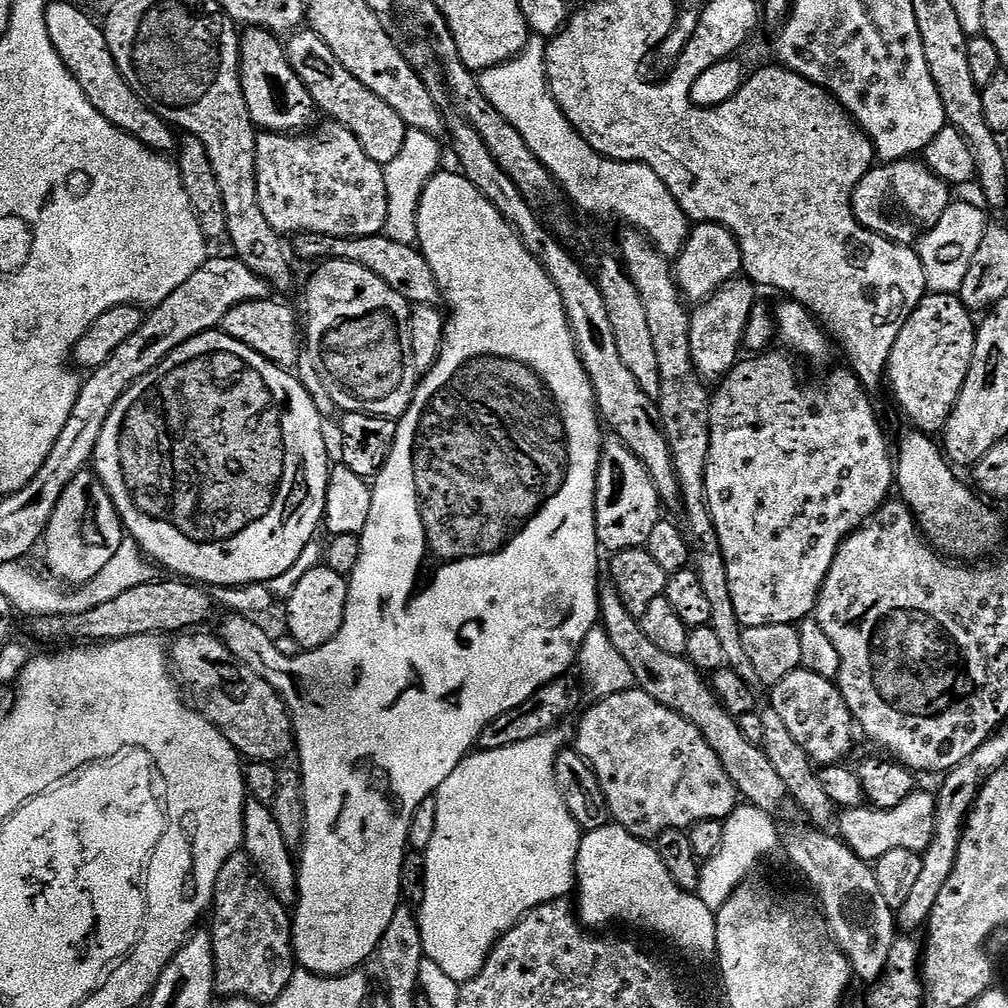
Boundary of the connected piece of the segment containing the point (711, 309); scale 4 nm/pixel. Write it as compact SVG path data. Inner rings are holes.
M737 278L728 280L710 299L701 300L695 305L690 322L690 354L701 380L723 380L741 359L744 331L753 310L758 307L756 292L758 293L757 285L751 280Z

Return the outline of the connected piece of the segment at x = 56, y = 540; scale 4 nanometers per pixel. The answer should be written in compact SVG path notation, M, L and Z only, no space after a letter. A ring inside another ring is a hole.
M91 471L77 474L66 486L48 528L44 532L42 548L48 551L48 564L52 572L66 586L83 586L90 583L96 574L102 572L110 558L118 551L126 537L126 524L116 513L109 489L101 484Z

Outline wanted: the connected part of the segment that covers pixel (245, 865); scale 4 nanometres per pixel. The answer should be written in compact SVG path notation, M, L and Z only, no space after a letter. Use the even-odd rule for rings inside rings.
M238 851L226 860L215 882L212 915L214 924L210 926L215 960L215 993L222 998L252 1000L260 1006L270 1006L282 990L289 985L296 971L295 952L292 948L292 920L289 909L269 892L267 885L252 867L252 859L247 853Z

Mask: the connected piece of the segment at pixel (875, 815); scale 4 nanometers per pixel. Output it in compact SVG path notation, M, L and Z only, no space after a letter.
M917 790L910 794L910 798L906 798L906 802L898 802L898 806L893 808L874 808L871 806L861 806L857 808L845 808L838 816L838 835L844 844L854 850L854 854L858 854L858 858L875 862L882 858L884 854L888 854L892 850L908 850L923 854L930 846L930 842L934 838L934 826L936 825L936 798L930 791L923 792Z

